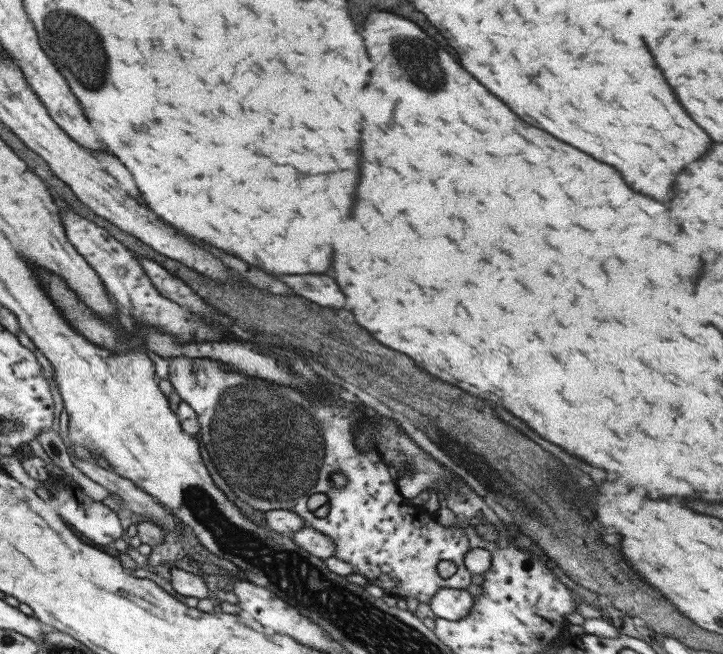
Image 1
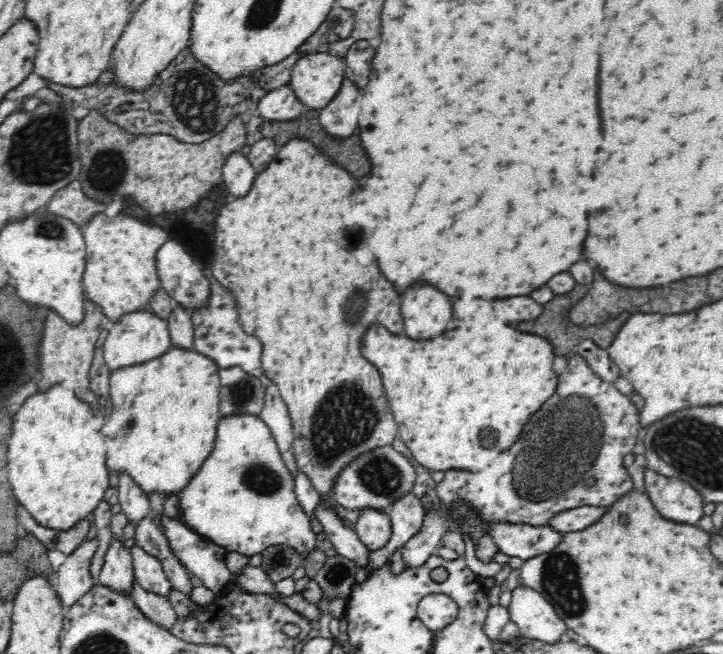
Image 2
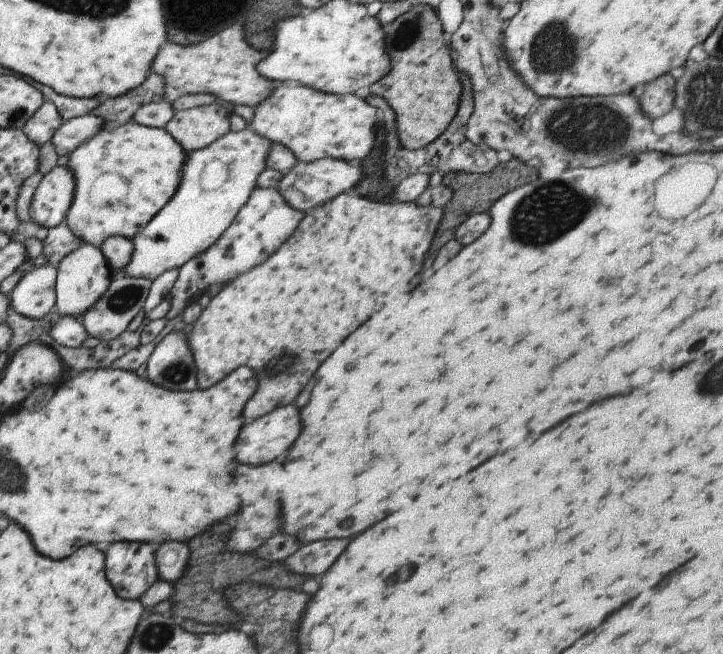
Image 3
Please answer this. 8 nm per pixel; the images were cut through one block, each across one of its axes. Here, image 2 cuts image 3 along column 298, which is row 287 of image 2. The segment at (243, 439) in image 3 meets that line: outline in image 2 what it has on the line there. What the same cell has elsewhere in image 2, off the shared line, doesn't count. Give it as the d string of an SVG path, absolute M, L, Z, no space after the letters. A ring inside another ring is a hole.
M416 286L402 292L404 336L412 340L432 340L446 330L452 318L452 304L434 286Z

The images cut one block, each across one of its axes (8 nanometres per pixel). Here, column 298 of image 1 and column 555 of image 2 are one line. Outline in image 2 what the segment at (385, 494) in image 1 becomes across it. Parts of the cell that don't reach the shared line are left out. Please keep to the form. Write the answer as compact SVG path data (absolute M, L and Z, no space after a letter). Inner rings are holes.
M572 354L568 358L568 368L558 376L558 390L548 400L532 422L528 422L522 430L520 440L506 452L502 452L492 464L480 472L468 472L460 468L452 468L444 474L444 480L436 486L436 494L442 506L450 506L454 500L466 500L472 504L484 522L512 522L512 524L532 524L532 526L548 526L548 522L566 510L574 510L578 506L602 506L610 508L634 490L632 478L622 466L622 458L626 454L634 454L636 436L642 428L640 424L642 412L630 402L630 396L622 394L614 382L606 382L582 360L582 356ZM594 478L594 486L586 488L586 480Z

